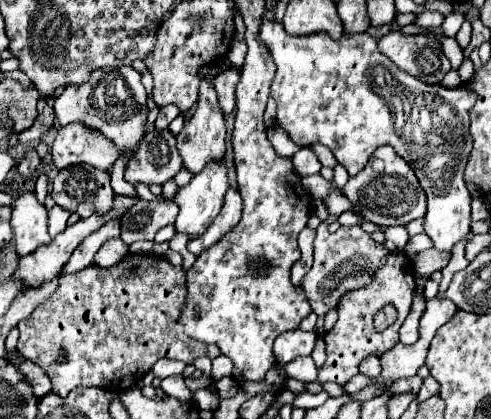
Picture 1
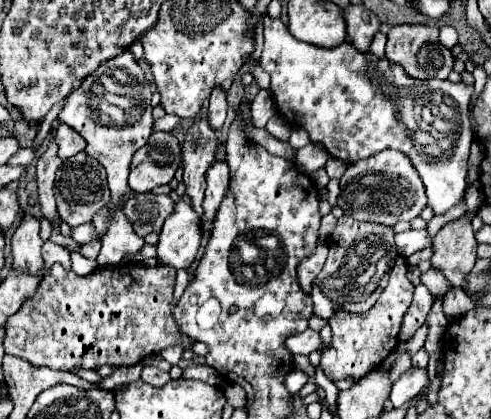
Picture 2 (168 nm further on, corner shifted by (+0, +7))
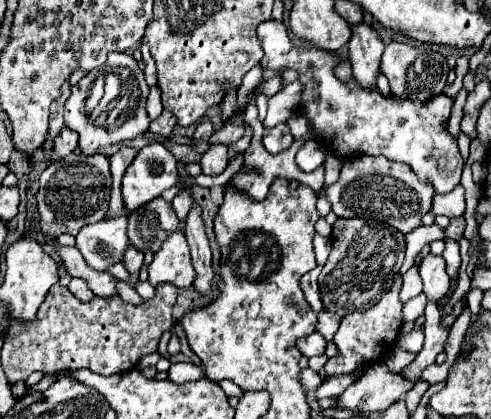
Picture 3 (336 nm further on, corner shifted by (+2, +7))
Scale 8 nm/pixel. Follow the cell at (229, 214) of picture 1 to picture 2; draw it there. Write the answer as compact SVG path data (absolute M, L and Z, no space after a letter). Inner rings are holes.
M216 161L210 169L208 169L208 187L206 187L206 197L202 203L204 209L204 217L202 223L210 223L214 221L220 201L224 201L224 193L228 191L228 181L230 181L230 171L228 165L224 161Z

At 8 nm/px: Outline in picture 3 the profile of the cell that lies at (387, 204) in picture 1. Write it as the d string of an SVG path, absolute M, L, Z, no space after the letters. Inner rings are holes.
M370 155L348 159L340 171L340 179L324 191L326 199L332 203L332 211L338 217L378 219L402 233L410 233L422 225L422 217L430 211L434 197L434 187L426 181L420 181L406 163Z

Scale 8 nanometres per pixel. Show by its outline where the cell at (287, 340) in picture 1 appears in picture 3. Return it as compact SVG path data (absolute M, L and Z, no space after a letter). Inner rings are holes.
M316 331L316 333L312 333L310 337L304 337L304 339L300 339L300 341L298 341L298 349L300 349L300 353L302 353L302 355L306 355L306 357L324 355L326 345L328 345L328 341L326 341L318 331Z

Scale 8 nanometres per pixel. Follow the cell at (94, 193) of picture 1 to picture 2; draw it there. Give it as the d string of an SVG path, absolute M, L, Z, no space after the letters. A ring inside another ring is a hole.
M84 151L76 153L74 157L66 159L66 161L60 165L60 169L56 171L54 191L56 191L58 211L60 211L62 219L64 219L70 227L90 223L92 217L96 215L96 211L102 209L102 207L110 201L108 185L106 185L106 181L104 181L104 167L100 165L100 161L96 161L94 157L88 157Z

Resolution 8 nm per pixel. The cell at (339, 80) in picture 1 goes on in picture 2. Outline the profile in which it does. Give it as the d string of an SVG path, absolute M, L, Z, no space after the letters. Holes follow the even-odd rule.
M270 17L264 19L264 51L260 65L272 77L270 91L276 99L280 115L290 125L306 129L310 139L324 147L332 157L342 159L350 165L360 159L368 159L372 153L378 153L382 149L398 149L408 155L416 167L426 187L428 207L434 211L434 215L444 215L448 209L464 201L468 175L466 159L470 155L470 145L474 139L468 119L468 105L474 95L474 85L440 79L416 81L414 77L408 77L408 73L404 73L398 65L392 65L386 57L378 59L372 51L360 53L350 41L344 41L332 49L296 41L282 19ZM398 97L410 97L412 107L408 107L408 103Z

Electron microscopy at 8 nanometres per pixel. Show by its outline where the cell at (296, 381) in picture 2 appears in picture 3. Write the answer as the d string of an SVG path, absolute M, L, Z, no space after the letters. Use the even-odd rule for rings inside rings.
M304 369L300 379L302 379L302 385L304 385L306 391L310 391L310 389L318 389L318 387L322 385L322 377L320 377L318 373L314 373L312 369Z

